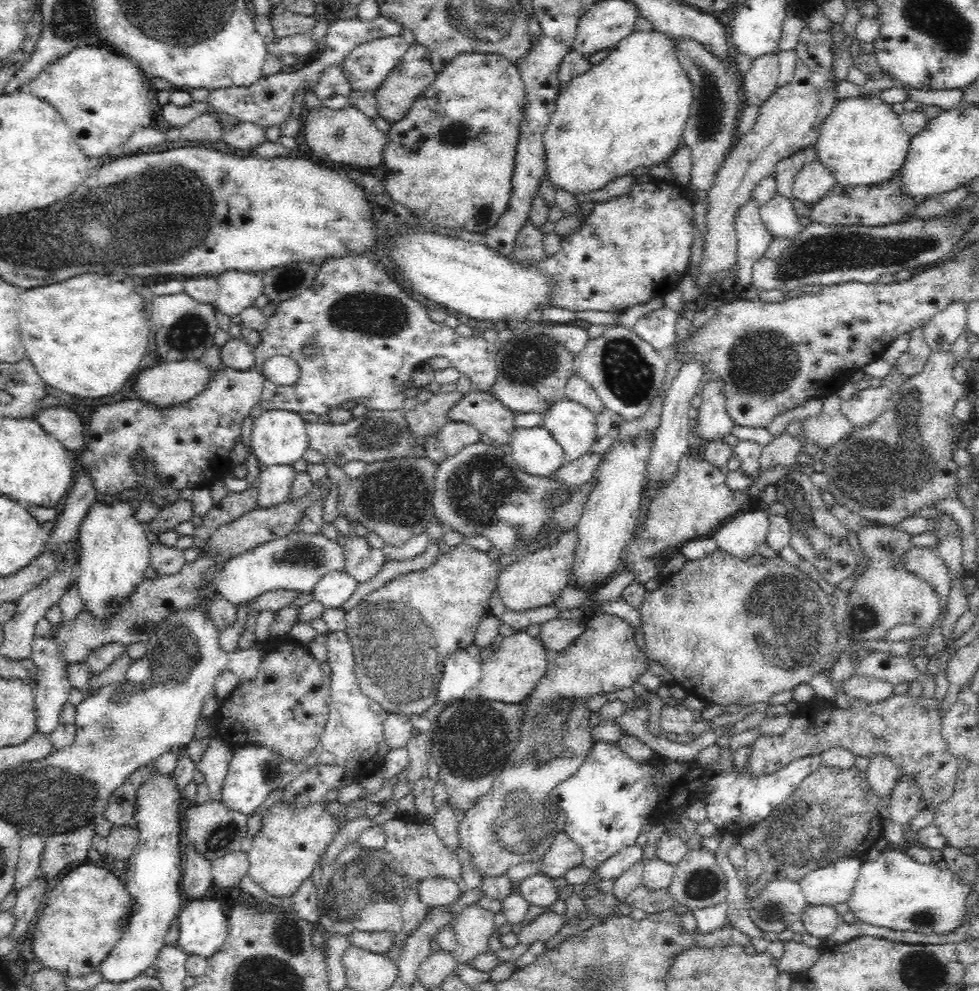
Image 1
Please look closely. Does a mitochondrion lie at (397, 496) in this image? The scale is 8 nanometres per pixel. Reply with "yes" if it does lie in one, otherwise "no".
yes

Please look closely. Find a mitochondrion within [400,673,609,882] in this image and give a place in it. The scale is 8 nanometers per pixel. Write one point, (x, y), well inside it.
(472, 737)

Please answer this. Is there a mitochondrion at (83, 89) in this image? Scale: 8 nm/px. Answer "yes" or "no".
no

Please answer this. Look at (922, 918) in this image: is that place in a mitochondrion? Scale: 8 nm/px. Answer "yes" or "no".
yes

